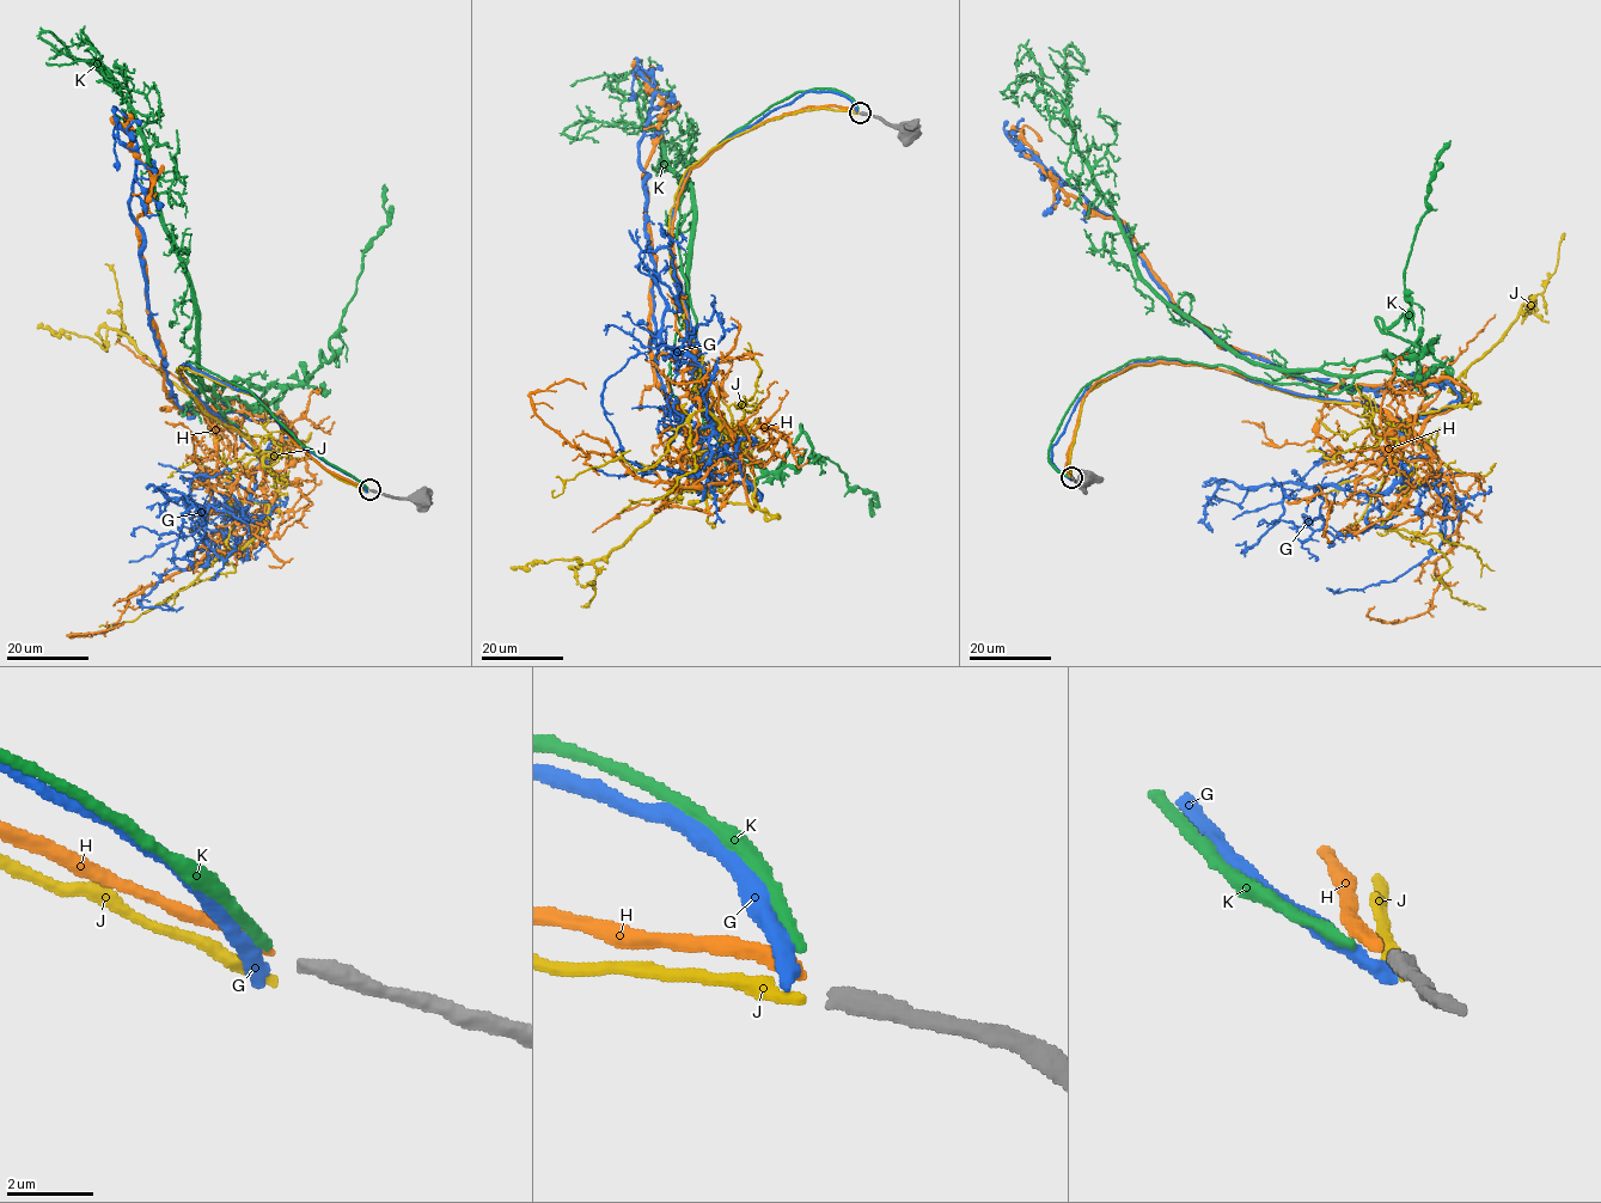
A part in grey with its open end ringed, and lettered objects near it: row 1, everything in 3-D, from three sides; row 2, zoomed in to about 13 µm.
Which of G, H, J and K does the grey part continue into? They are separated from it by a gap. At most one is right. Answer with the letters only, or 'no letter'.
no letter

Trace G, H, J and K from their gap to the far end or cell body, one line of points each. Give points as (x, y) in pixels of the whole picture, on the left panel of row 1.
G: (367, 490), (190, 365), (261, 458), (289, 437), (177, 403), (115, 128), (118, 169)
H: (368, 489), (245, 390), (181, 371), (282, 470), (283, 423), (167, 396), (133, 132)
J: (368, 492), (252, 395), (177, 368), (274, 457), (288, 443), (224, 423), (116, 330), (103, 349), (37, 328)
K: (367, 488), (249, 391), (187, 372), (225, 415), (133, 108), (40, 36), (91, 46)

